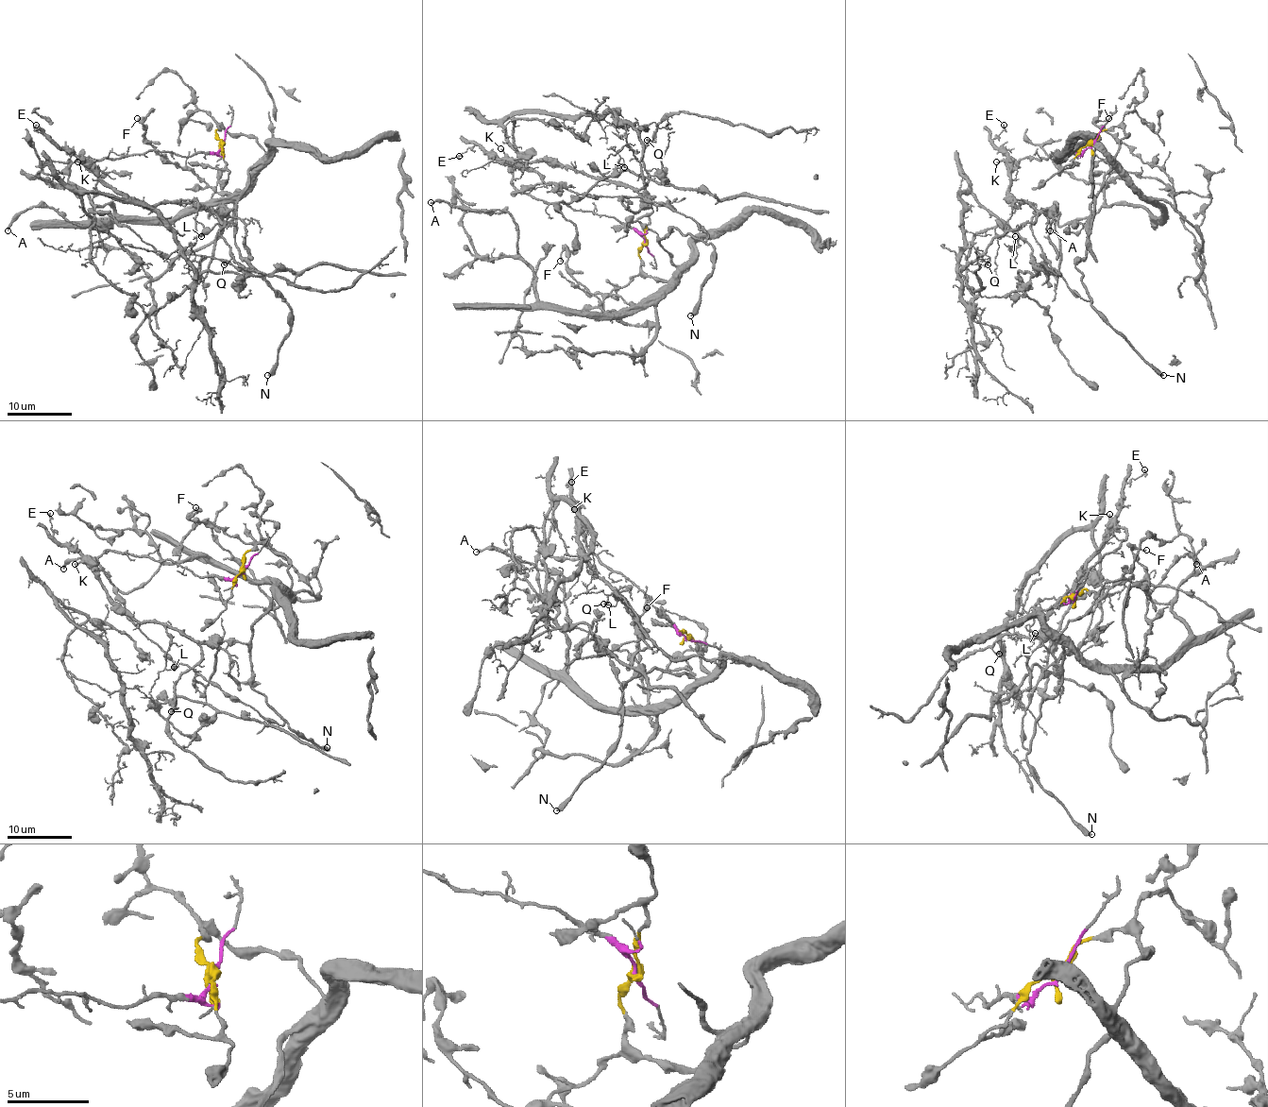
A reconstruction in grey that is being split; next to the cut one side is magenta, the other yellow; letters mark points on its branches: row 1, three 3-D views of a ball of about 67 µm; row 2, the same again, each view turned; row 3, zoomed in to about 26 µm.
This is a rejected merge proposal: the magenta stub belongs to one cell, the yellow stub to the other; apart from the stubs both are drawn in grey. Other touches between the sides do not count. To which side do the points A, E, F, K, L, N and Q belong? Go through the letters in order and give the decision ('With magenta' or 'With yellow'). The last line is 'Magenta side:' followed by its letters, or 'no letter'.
A: With yellow
E: With magenta
F: With yellow
K: With magenta
L: With magenta
N: With yellow
Q: With magenta
Magenta side: E, K, L, Q

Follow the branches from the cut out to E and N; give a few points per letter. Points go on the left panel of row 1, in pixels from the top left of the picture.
E: (222, 144), (215, 152), (191, 156), (150, 151), (114, 159), (81, 159), (36, 129), (36, 125)
N: (222, 144), (218, 127), (251, 134), (265, 156), (236, 204), (234, 242), (288, 307), (290, 334), (267, 376)

